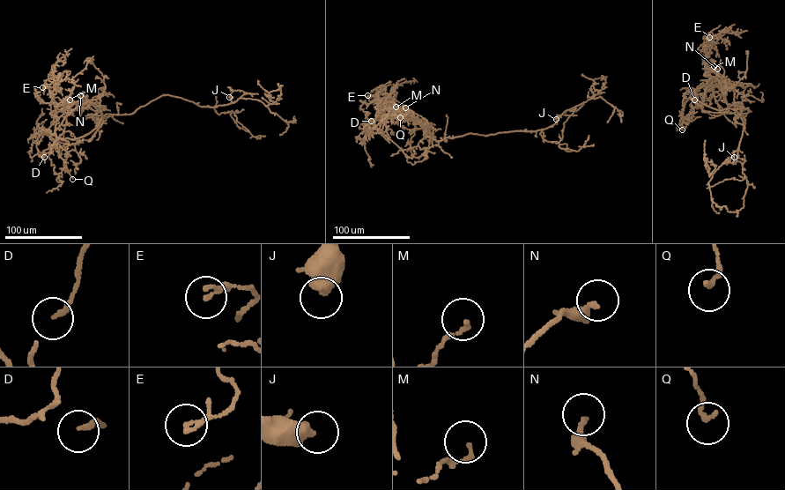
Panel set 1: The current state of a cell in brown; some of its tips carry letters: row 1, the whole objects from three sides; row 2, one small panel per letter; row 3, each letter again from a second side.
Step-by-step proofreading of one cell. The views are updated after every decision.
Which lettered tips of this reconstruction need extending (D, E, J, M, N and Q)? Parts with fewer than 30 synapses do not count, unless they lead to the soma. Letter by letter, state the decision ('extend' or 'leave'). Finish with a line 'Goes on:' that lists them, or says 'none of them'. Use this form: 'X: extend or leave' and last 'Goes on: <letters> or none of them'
D: leave
E: leave
J: leave
M: leave
N: leave
Q: leave
Goes on: none of them

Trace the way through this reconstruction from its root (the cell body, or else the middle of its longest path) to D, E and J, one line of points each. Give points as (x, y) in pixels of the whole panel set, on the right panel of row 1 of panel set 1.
D: (736, 122), (736, 110), (706, 106), (697, 100), (696, 89), (691, 92), (694, 100)
E: (736, 122), (737, 112), (728, 107), (719, 80), (704, 76), (709, 37)
J: (736, 122), (744, 128), (734, 163), (729, 161), (730, 157), (734, 157)

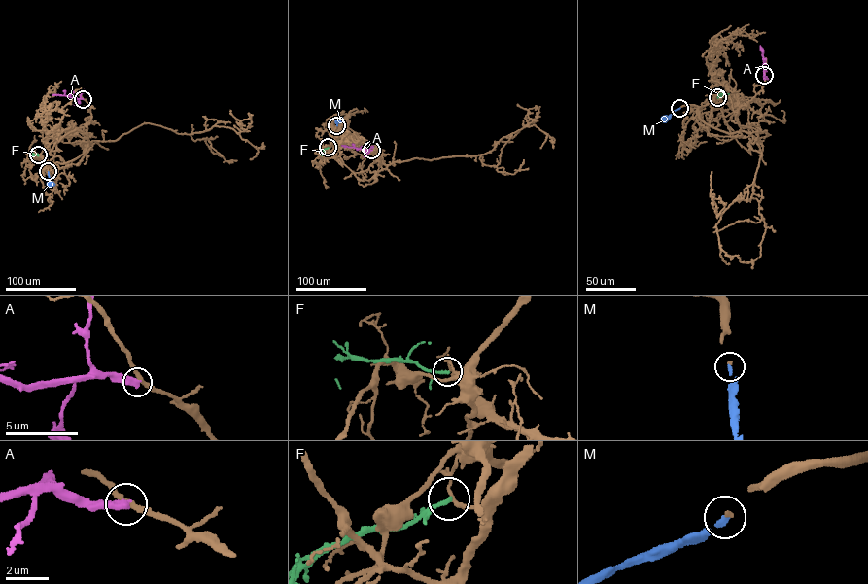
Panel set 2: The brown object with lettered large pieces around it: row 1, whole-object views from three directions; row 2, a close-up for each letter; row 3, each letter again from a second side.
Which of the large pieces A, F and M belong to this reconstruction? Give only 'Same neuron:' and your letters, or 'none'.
Same neuron: M

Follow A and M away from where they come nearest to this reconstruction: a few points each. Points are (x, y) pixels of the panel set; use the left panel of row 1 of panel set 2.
A: (83, 99), (55, 94)
M: (48, 172), (52, 185)

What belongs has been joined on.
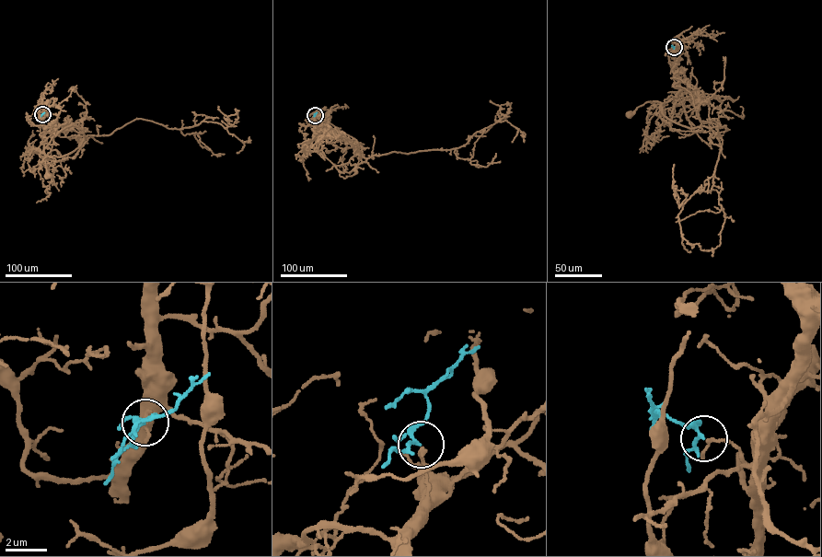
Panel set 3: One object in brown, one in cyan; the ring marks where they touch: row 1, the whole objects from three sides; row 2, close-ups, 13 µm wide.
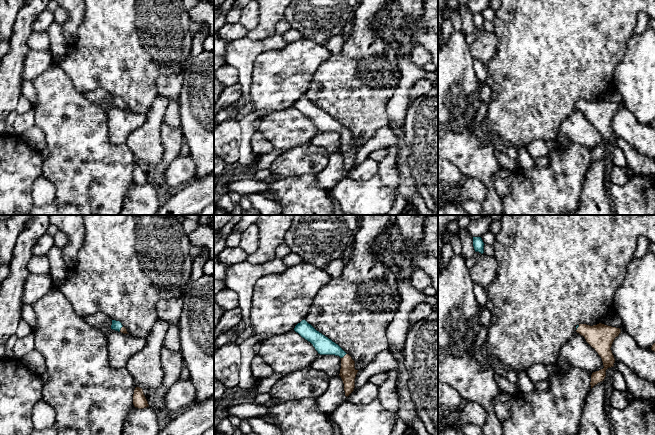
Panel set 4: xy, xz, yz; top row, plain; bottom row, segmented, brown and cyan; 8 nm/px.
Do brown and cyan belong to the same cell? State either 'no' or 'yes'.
yes

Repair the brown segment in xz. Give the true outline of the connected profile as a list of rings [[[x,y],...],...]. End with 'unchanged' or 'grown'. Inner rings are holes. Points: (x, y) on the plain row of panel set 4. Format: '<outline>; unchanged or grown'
[[[305,95],[298,99],[294,107],[310,118],[320,131],[335,131],[341,134],[339,152],[344,160],[345,172],[348,173],[355,164],[355,154],[359,146],[355,145],[355,137],[338,120],[317,107]]]; grown

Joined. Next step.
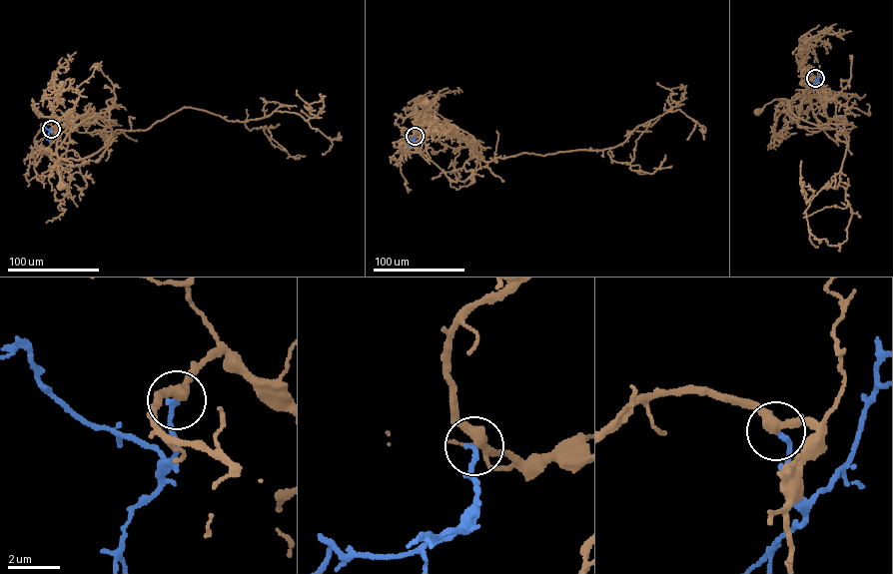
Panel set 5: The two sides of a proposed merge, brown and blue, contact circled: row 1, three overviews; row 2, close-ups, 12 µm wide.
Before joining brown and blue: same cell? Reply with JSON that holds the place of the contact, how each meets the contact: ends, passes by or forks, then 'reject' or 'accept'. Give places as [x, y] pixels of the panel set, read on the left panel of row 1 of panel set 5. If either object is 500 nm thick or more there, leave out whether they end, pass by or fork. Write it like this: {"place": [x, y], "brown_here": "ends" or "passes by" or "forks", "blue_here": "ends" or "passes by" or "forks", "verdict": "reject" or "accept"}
{"place": [51, 129], "brown_here": "passes by", "blue_here": "ends", "verdict": "accept"}

